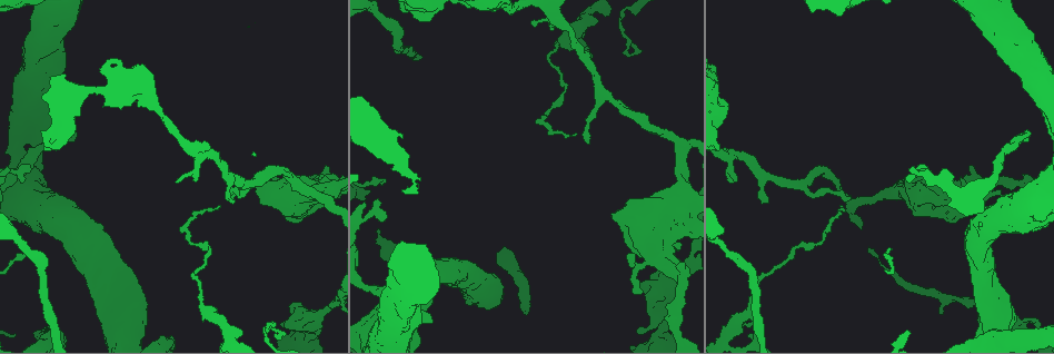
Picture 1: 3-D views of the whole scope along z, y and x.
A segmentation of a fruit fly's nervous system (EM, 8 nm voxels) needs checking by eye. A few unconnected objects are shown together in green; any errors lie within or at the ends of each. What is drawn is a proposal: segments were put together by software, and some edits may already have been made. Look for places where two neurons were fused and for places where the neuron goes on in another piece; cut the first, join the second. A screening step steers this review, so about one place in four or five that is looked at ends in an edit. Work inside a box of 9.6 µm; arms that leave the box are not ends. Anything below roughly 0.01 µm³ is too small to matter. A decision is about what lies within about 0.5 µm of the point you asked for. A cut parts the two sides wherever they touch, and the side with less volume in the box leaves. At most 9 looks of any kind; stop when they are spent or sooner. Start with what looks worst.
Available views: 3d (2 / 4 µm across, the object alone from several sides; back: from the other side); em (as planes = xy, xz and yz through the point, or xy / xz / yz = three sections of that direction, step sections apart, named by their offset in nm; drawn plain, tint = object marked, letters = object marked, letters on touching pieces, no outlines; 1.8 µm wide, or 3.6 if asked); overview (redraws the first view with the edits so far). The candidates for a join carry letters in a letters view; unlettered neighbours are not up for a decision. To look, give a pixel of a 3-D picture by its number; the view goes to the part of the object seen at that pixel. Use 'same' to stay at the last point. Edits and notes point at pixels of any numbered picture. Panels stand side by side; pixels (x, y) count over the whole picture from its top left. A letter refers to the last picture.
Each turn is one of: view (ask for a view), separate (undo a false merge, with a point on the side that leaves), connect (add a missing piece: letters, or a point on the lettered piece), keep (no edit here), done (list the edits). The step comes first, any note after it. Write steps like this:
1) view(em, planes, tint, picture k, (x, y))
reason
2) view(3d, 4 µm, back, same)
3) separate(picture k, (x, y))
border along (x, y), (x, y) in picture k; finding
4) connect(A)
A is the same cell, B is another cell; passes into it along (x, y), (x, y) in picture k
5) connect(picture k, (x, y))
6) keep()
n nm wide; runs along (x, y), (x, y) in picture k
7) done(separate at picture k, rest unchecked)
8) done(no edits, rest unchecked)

view(em, yz, step 4, letters, picture 1, (429, 320))
an open end

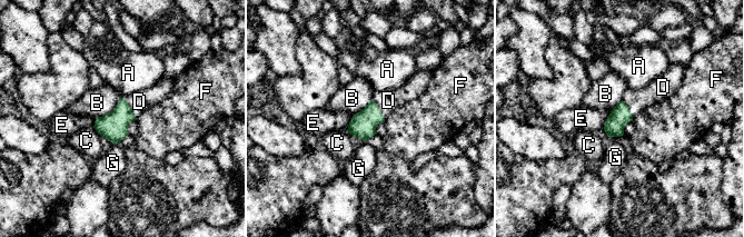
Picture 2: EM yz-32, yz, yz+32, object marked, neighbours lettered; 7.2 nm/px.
view(em, xz, step 8, letters, same)
another direction

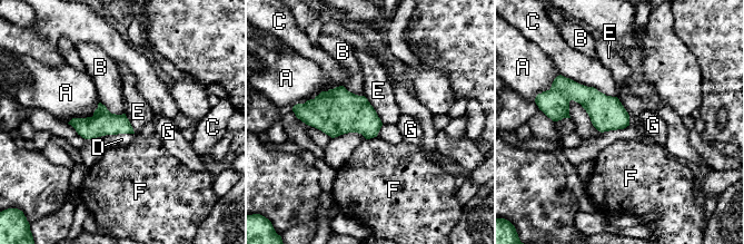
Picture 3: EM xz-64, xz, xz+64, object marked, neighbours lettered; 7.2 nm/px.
connect(picture 3, (121, 139))
190 nm wide; D is the same cell, A, B, C, E, F and G are other cells; it goes on there

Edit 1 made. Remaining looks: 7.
view(overview)
redraw

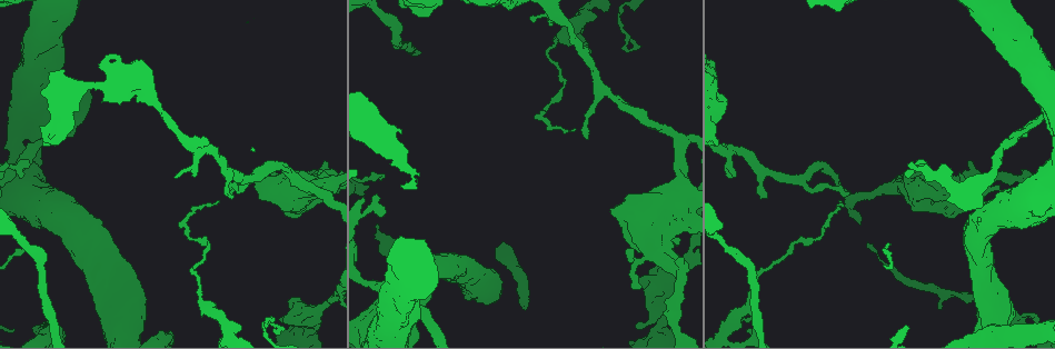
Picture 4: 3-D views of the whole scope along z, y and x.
view(3d, 2 µm, picture 4, (382, 214))
an open end

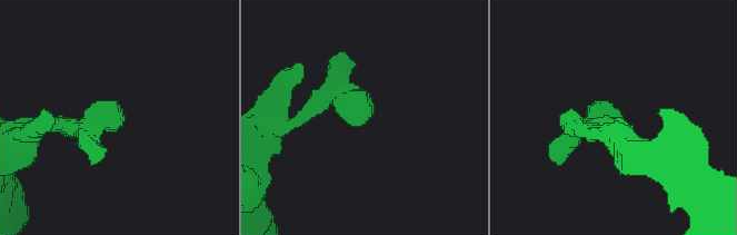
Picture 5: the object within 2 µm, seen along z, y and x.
view(em, xz, step 4, letters, picture 5, (115, 119))
need the tissue

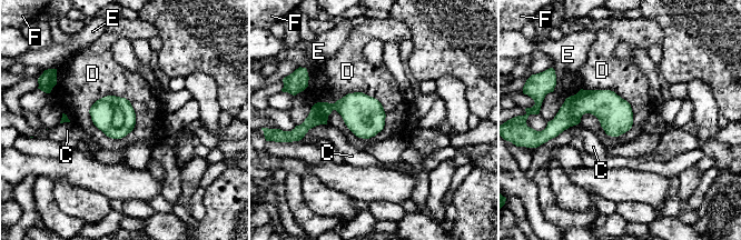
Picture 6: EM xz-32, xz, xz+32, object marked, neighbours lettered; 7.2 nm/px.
view(em, xy, step 4, letters, same)

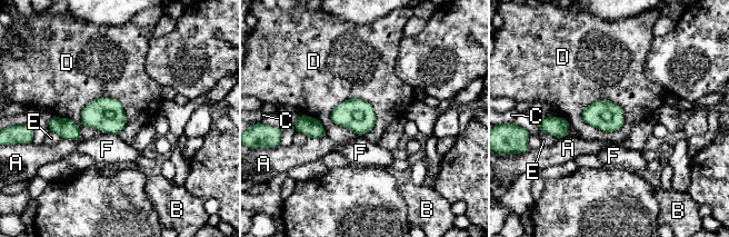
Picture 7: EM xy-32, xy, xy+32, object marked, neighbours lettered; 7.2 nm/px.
keep()
A, B, C, D, E and F are other cells; border along (330, 114), (359, 135), (377, 119) in picture 7; none of them fits

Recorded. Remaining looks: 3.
view(em, xy, step 4, tint, picture 4, (218, 202))
thin end

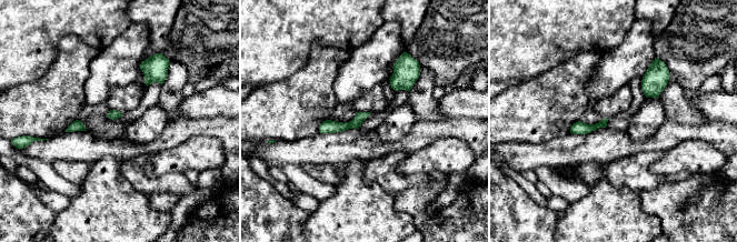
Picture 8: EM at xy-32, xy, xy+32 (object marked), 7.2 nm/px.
view(em, planes, tint, same)
another direction

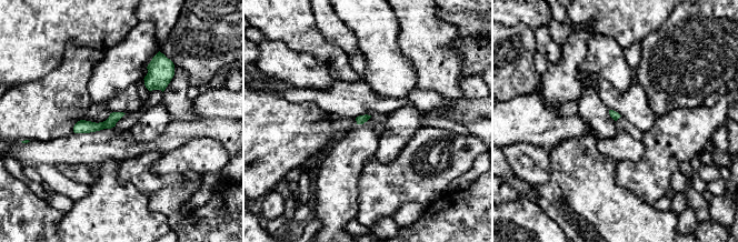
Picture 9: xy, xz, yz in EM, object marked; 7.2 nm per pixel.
view(em, planes, letters, same)

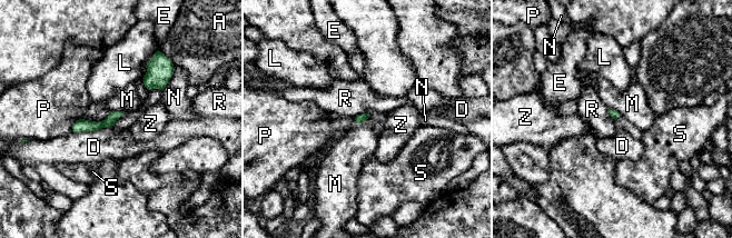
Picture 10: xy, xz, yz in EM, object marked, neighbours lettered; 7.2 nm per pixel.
keep()
A, D, E, L, M, N, P, R, S and Z are other cells; runs along (118, 113), (106, 124), (75, 128) in picture 10; no lettered piece goes on from it

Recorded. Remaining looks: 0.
done(connect at picture 3, rest unchecked)

